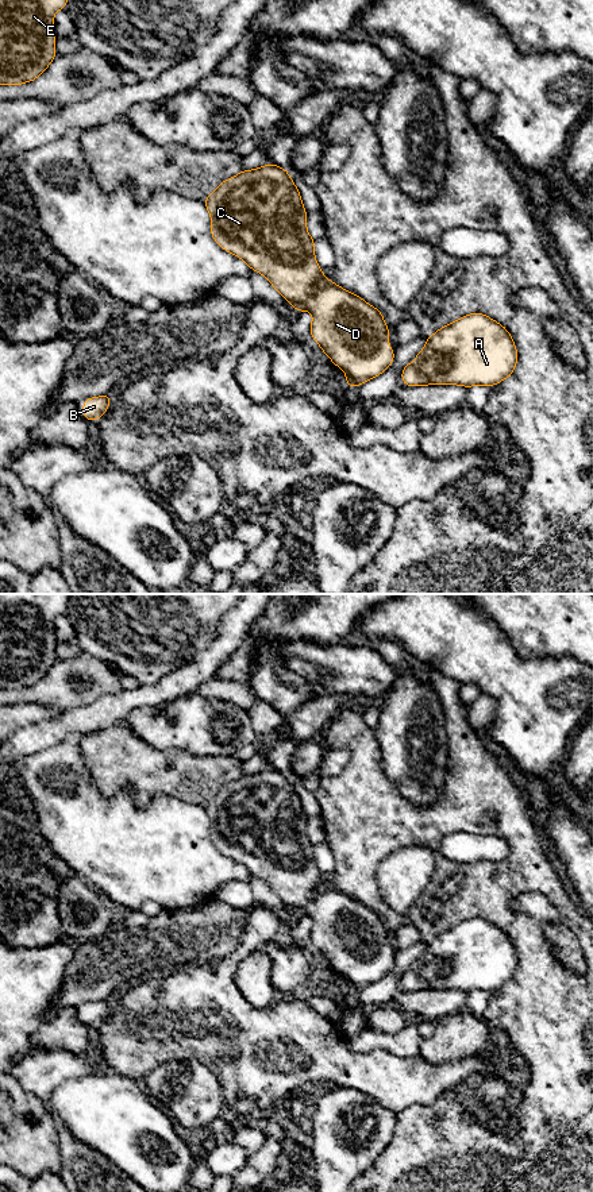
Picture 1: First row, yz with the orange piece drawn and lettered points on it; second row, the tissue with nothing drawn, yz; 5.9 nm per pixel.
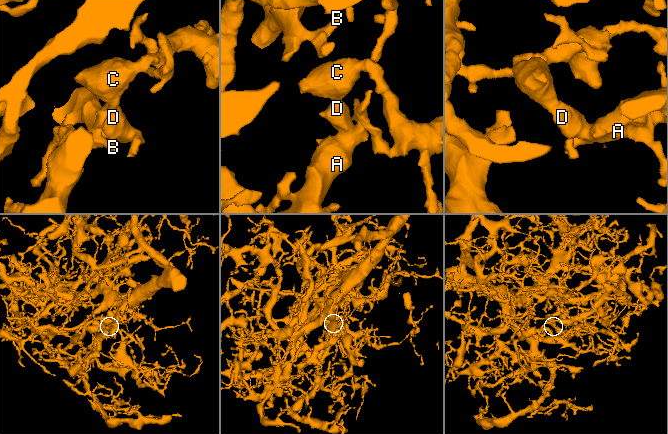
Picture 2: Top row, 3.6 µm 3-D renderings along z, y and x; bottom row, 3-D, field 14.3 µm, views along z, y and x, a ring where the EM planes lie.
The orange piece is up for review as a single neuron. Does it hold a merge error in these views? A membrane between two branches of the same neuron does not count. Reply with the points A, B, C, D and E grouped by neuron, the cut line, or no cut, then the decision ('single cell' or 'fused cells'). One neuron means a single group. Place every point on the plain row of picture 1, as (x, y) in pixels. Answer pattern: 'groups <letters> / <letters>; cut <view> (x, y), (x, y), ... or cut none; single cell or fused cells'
groups A B C D E; cut none; single cell

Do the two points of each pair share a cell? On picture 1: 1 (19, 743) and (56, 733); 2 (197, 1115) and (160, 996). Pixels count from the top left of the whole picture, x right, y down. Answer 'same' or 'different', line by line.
1: same
2: different

